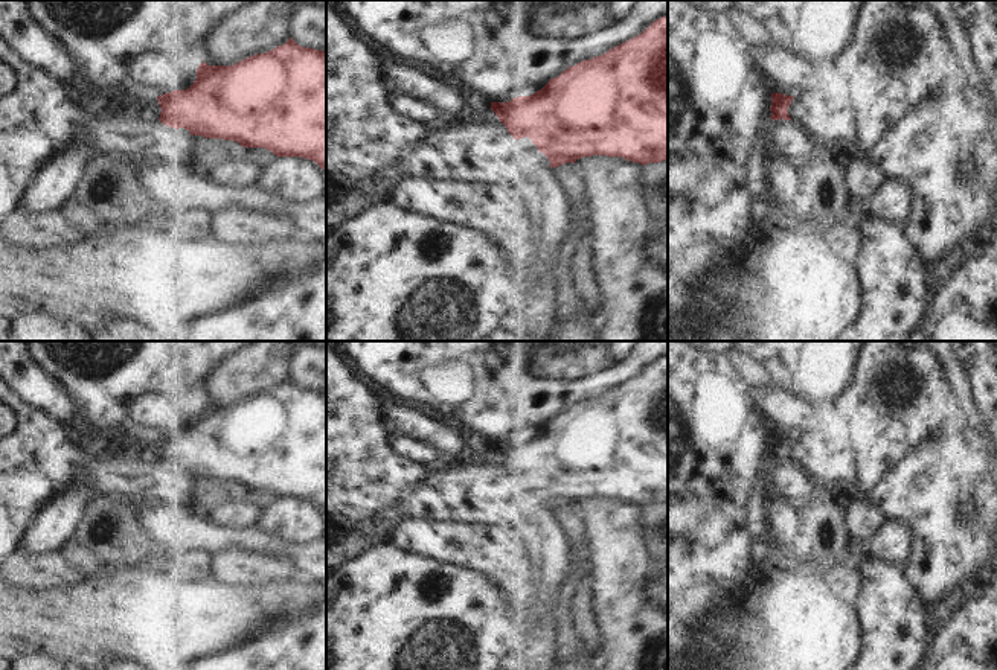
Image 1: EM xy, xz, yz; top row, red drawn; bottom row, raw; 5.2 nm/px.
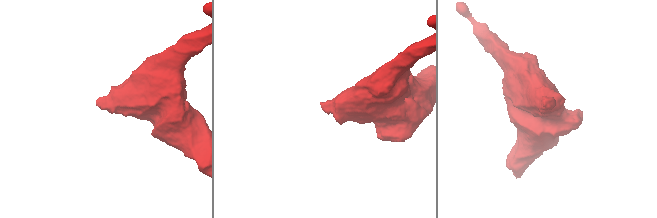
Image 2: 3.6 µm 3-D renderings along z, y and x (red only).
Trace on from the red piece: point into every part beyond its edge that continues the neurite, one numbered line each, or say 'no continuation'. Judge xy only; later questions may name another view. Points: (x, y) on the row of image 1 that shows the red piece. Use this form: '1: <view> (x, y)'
1: xy (115, 99)

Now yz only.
1: yz (819, 121)

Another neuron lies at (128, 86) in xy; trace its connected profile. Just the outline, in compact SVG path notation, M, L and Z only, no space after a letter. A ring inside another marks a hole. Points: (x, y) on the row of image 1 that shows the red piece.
M128 75L122 79L122 82L119 84L119 88L137 100L143 100L146 94L143 87L136 81L133 81Z

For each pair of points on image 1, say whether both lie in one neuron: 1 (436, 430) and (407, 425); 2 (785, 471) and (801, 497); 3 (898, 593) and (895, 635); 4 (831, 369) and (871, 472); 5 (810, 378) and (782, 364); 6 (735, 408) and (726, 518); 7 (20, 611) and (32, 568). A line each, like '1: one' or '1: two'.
1: one
2: one
3: one
4: two
5: one
6: one
7: two

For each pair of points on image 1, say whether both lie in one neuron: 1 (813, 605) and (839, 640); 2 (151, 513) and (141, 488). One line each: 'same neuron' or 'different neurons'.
1: same neuron
2: different neurons

